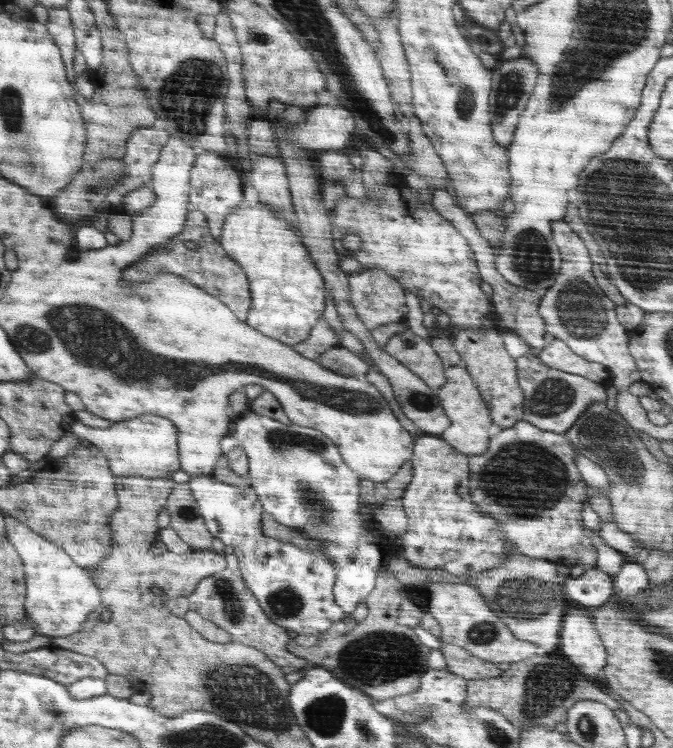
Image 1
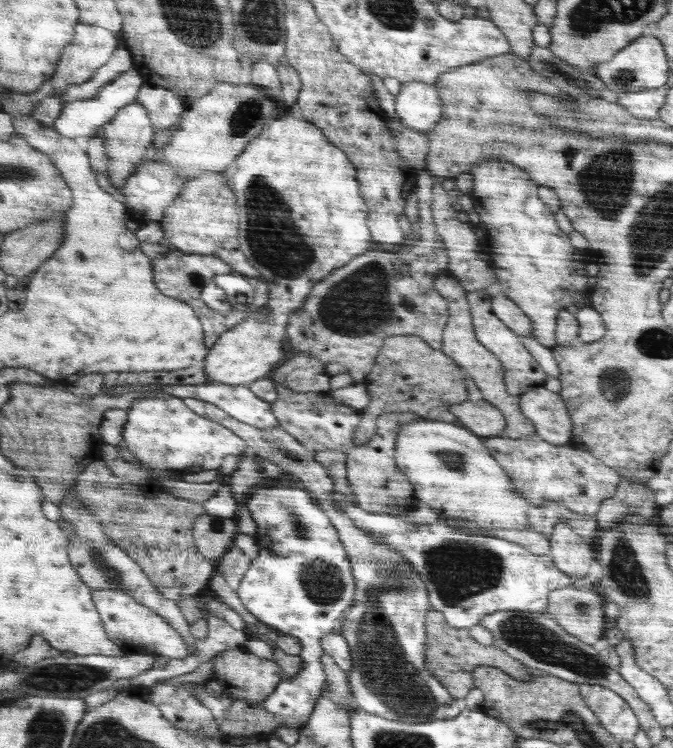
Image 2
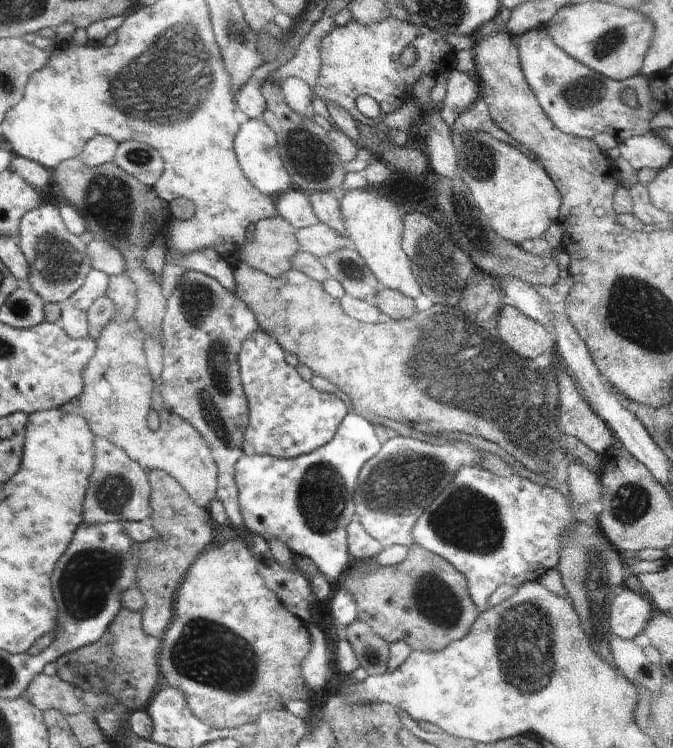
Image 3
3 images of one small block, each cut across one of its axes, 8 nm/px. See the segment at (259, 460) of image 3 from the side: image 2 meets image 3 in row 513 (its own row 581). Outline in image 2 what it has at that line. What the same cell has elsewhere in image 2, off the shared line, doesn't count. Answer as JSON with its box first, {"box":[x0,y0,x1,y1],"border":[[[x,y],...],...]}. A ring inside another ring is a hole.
{"box":[237,481,355,730],"border":[[[277,481],[256,487],[248,494],[245,506],[257,524],[254,538],[259,555],[252,559],[243,582],[237,588],[238,596],[252,616],[270,628],[300,639],[302,648],[298,654],[302,662],[297,676],[276,687],[275,692],[263,701],[262,707],[274,715],[275,720],[280,720],[280,727],[299,730],[315,710],[327,682],[323,662],[320,661],[323,656],[320,639],[341,624],[343,614],[354,602],[355,577],[351,571],[351,559],[335,525],[328,522],[326,513],[318,508],[314,498],[310,498],[310,491],[298,482]]]}

